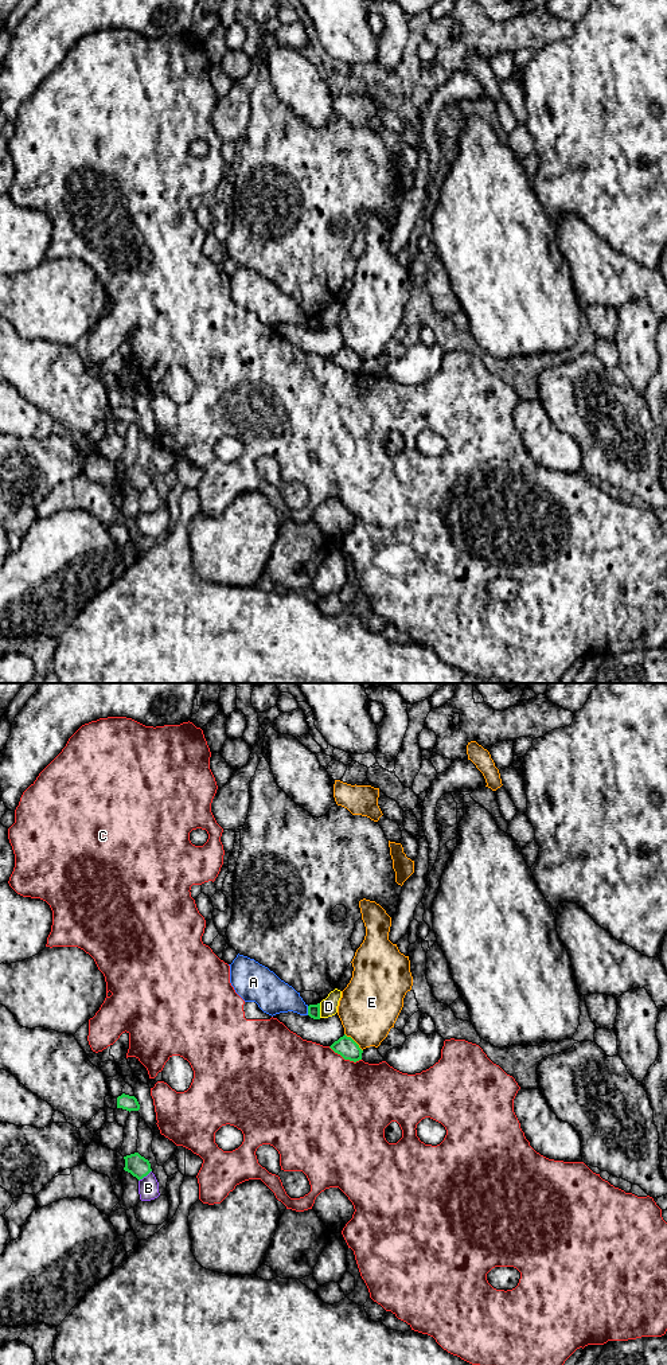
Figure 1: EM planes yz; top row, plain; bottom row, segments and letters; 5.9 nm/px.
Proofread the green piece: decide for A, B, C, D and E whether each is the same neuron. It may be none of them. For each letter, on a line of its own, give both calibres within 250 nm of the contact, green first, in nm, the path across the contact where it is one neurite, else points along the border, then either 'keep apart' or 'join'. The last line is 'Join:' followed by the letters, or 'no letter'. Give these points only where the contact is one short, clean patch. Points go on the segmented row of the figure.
A: 80/220 nm | along yz (307, 1006), (308, 1014) | keep apart
B: 120/130 nm | keep apart
C: 120/500 nm | keep apart
D: 80/110 nm | keep apart
E: 120/360 nm | keep apart
Join: no letter

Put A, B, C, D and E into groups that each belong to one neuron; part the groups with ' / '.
A / B / C / D / E

